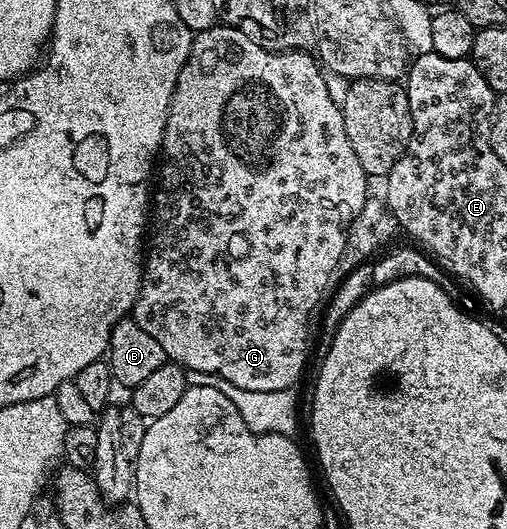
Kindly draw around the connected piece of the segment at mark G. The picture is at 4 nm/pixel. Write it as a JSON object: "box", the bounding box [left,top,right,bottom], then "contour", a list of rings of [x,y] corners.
{"box":[132,23,367,391],"contour":[[[218,23],[212,29],[205,29],[203,32],[196,34],[191,47],[191,55],[187,59],[187,63],[183,67],[183,71],[179,71],[179,79],[175,83],[175,91],[173,98],[169,104],[169,114],[167,115],[167,127],[163,131],[163,143],[161,144],[161,152],[159,154],[159,177],[161,173],[161,186],[155,189],[155,204],[152,206],[151,213],[161,225],[152,226],[151,237],[153,233],[153,250],[146,252],[143,257],[143,268],[141,270],[141,290],[137,296],[137,302],[133,304],[132,318],[139,323],[139,327],[143,327],[143,331],[147,331],[147,335],[152,335],[159,342],[159,347],[163,347],[166,358],[172,364],[181,366],[182,369],[189,373],[206,373],[207,375],[215,375],[227,379],[227,383],[235,383],[235,387],[243,387],[247,391],[283,391],[284,389],[294,388],[301,377],[301,372],[305,369],[305,340],[308,339],[309,333],[305,330],[305,324],[309,321],[309,316],[313,313],[313,308],[317,304],[322,304],[323,298],[326,296],[325,288],[329,285],[329,280],[335,277],[337,273],[337,264],[343,255],[343,247],[345,246],[345,233],[349,230],[349,225],[355,219],[355,215],[359,215],[359,207],[363,207],[363,203],[367,199],[365,193],[365,184],[367,178],[363,167],[359,167],[359,159],[355,156],[355,151],[351,151],[351,143],[347,139],[347,131],[345,130],[345,120],[341,114],[341,107],[331,99],[330,92],[324,83],[324,72],[322,66],[318,64],[312,56],[305,51],[274,51],[259,47],[259,43],[255,43],[251,39],[247,39],[247,35],[243,35],[243,31],[232,29],[230,25]]]}

